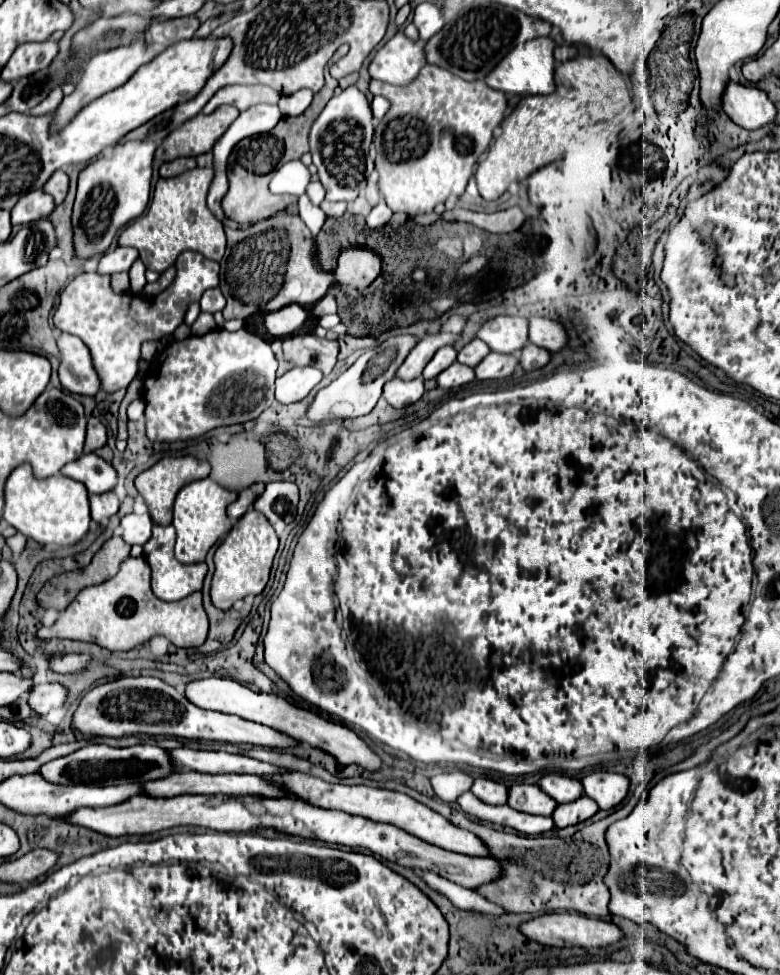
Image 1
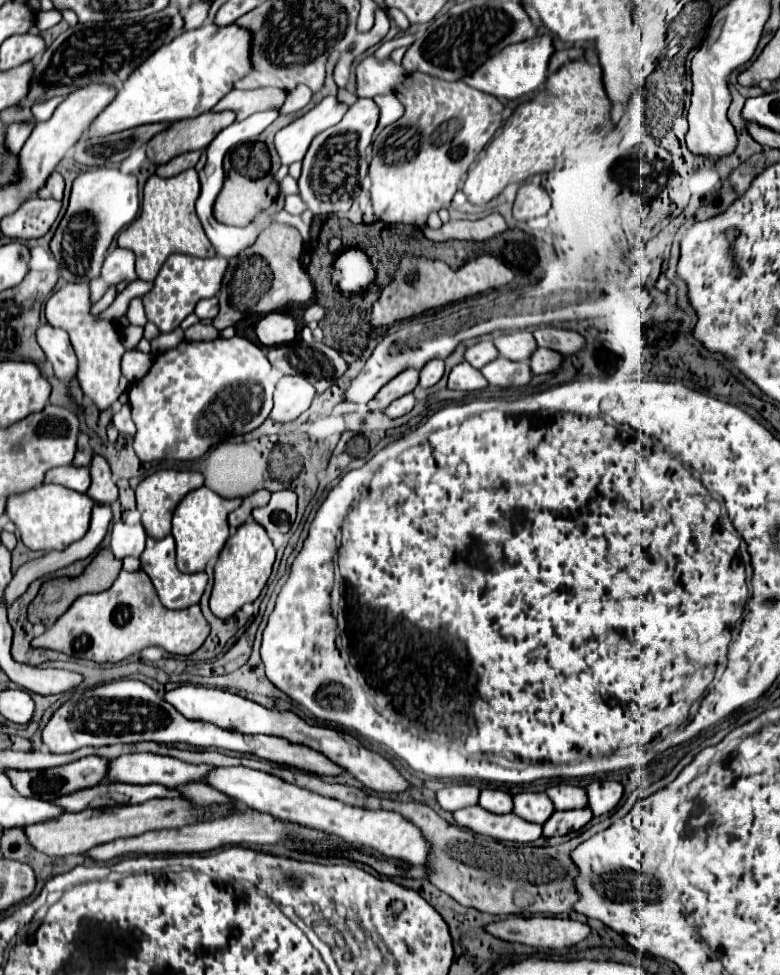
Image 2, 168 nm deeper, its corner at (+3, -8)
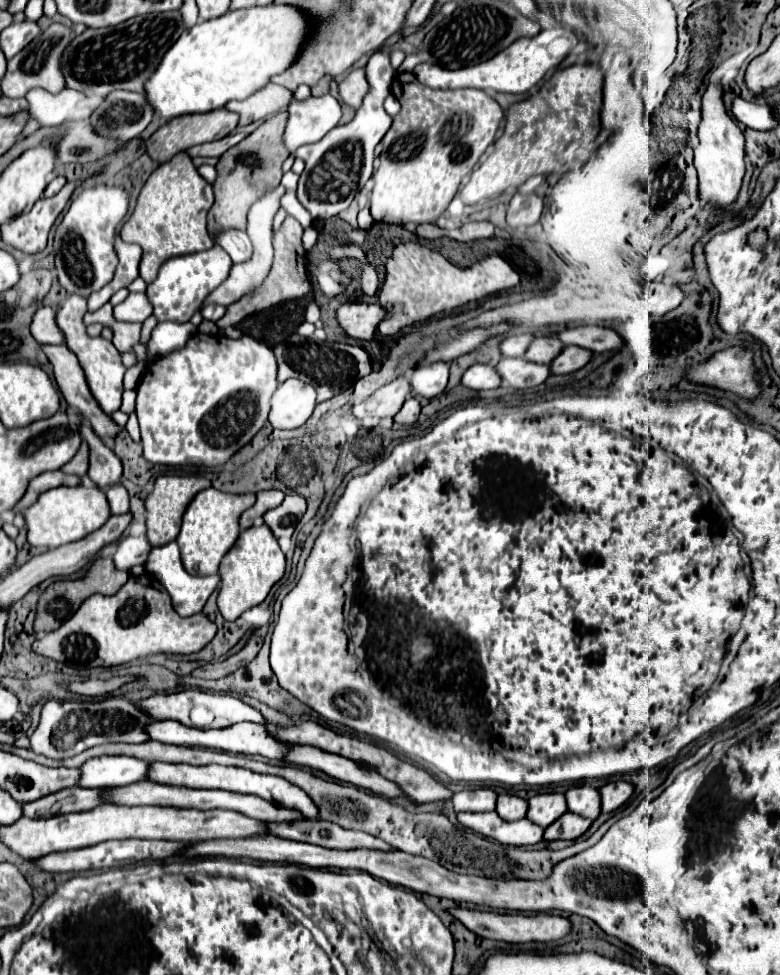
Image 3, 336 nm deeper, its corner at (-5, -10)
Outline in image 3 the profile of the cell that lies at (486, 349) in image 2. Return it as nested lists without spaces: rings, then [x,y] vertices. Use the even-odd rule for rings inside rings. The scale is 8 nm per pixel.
[[[514,334],[514,336],[506,336],[500,342],[500,354],[502,356],[512,356],[512,358],[520,358],[524,356],[530,340],[534,338],[534,334]]]

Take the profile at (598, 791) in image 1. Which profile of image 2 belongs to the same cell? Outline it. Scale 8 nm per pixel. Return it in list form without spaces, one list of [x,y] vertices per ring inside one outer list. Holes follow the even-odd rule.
[[[596,780],[586,786],[588,792],[588,808],[594,812],[594,816],[602,816],[610,810],[614,810],[622,798],[622,784],[614,780]]]

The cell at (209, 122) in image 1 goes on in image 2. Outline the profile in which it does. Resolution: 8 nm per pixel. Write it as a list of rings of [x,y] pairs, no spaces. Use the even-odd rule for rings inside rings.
[[[206,112],[192,120],[172,122],[166,130],[156,134],[148,146],[148,160],[154,164],[166,164],[178,154],[206,148],[216,134],[236,120],[234,112]]]

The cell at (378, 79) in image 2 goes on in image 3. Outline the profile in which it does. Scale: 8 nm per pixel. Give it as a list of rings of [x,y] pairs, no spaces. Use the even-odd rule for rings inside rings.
[[[358,68],[352,70],[346,80],[340,84],[340,96],[346,104],[358,108],[364,100],[364,94],[368,92],[368,78],[366,78],[366,70]]]

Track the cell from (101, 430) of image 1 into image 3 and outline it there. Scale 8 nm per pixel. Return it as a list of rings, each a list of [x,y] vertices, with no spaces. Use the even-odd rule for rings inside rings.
[[[82,442],[76,456],[64,466],[64,472],[76,474],[76,476],[82,476],[82,478],[88,474],[88,444],[86,442]]]

